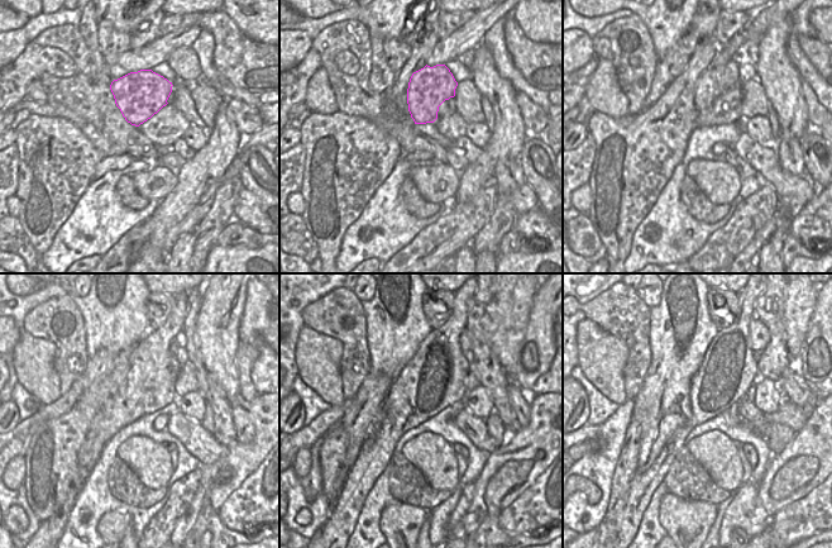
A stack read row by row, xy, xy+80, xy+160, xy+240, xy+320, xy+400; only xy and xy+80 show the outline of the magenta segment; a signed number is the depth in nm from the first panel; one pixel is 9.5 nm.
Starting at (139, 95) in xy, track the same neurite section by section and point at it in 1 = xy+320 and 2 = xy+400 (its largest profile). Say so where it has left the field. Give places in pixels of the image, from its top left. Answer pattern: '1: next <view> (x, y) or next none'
1: next xy+320 (464, 341)
2: next xy+400 (759, 334)

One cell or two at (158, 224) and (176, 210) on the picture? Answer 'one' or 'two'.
one

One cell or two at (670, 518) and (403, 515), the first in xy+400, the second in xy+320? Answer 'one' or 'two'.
one

